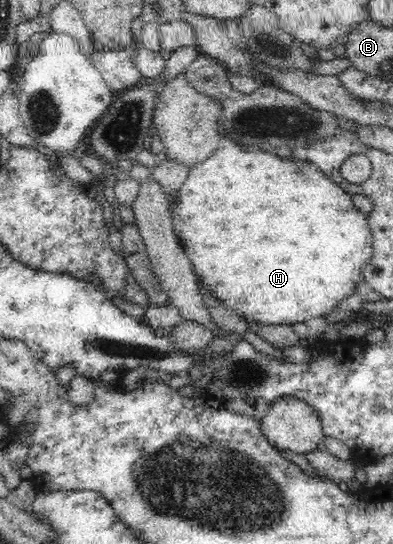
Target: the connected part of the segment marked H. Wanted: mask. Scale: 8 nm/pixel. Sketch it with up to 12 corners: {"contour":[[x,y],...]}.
{"contour":[[228,136],[171,210],[199,279],[292,326],[355,293],[373,234],[309,160]]}

